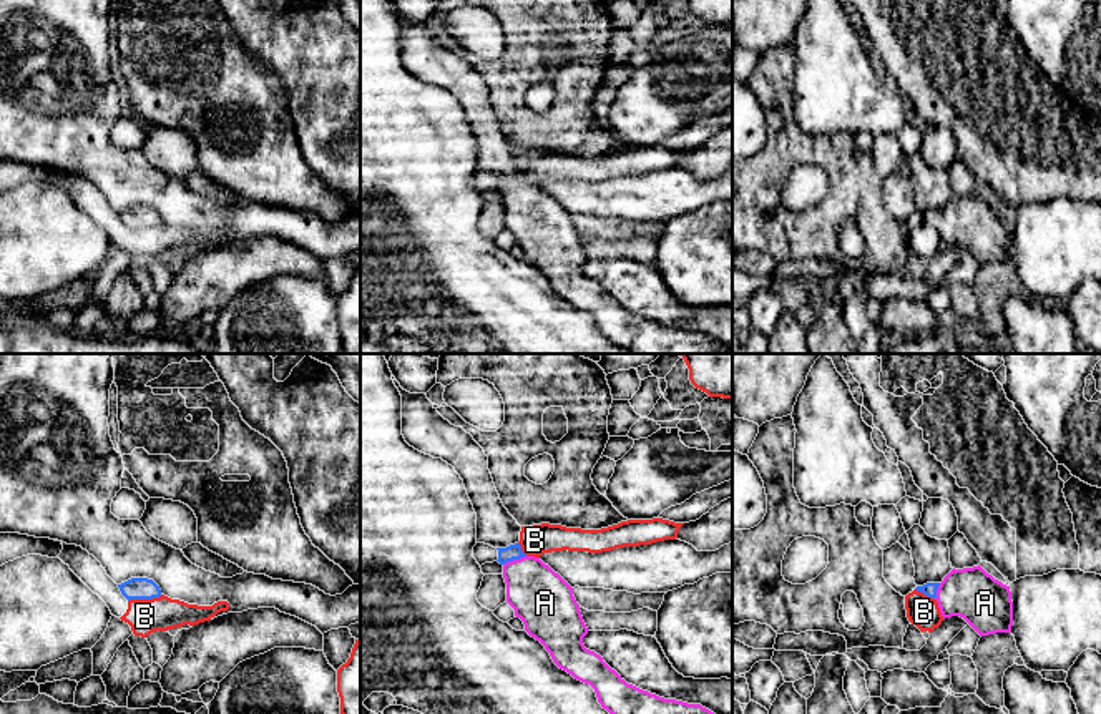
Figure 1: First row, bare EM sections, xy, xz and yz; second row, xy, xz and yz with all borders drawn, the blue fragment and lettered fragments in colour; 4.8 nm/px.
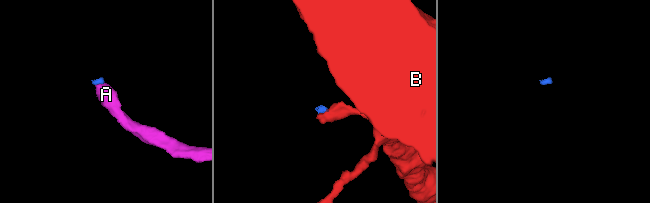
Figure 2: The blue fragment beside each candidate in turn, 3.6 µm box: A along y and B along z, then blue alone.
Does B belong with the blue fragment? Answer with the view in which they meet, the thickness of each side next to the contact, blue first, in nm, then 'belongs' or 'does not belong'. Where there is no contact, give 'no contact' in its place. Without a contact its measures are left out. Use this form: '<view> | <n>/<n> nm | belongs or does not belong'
xy | 110/170 nm | does not belong

